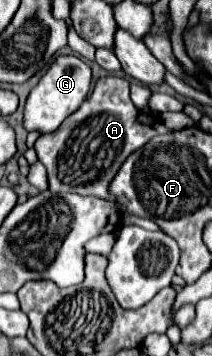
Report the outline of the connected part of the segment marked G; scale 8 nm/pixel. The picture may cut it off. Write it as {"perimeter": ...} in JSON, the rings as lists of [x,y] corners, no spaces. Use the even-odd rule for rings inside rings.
{"perimeter":[[[61,55],[57,57],[47,73],[41,77],[39,85],[29,93],[25,101],[25,111],[23,111],[23,127],[27,131],[39,131],[41,135],[57,131],[57,127],[79,109],[79,105],[85,101],[89,93],[89,83],[91,83],[91,69],[85,61],[81,61],[75,55]]]}

